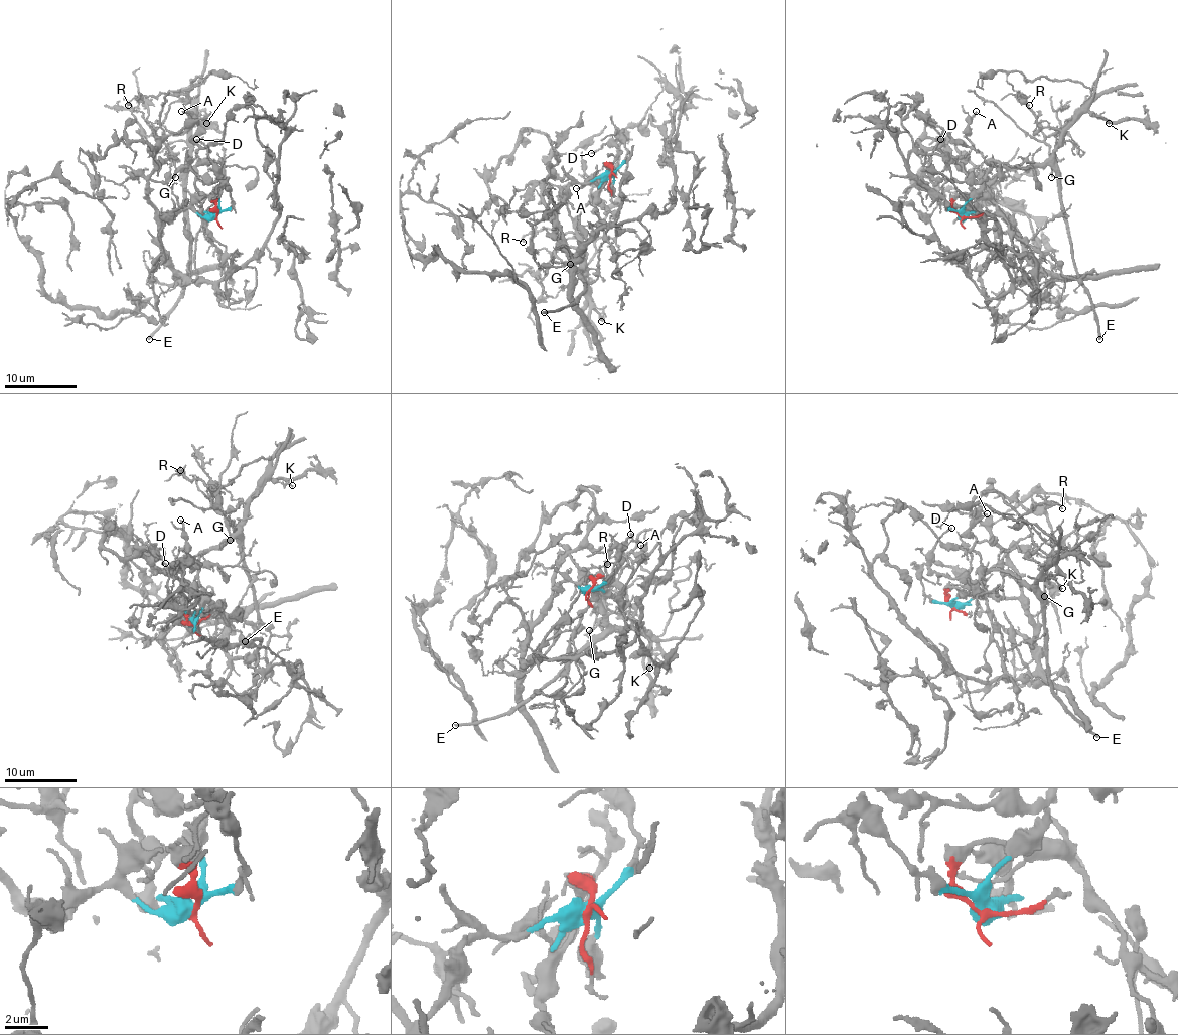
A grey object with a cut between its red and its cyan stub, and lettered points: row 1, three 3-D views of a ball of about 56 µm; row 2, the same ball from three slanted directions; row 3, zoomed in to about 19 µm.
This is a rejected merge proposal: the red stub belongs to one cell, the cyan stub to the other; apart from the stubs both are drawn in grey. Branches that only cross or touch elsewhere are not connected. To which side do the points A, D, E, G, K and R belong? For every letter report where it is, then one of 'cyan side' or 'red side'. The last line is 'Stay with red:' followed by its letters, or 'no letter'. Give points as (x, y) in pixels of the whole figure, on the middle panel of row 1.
A: at (576, 188); red side
D: at (591, 153); red side
E: at (544, 312); red side
G: at (570, 264); red side
K: at (601, 321); red side
R: at (523, 242); red side
Stay with red: A, D, E, G, K, R

